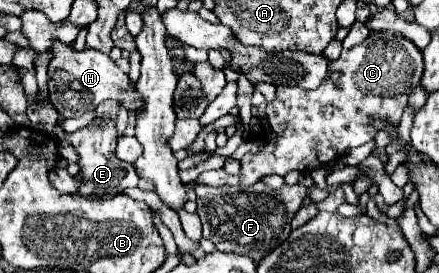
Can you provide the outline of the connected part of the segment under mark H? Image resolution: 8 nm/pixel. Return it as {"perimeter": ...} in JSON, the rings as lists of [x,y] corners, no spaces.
{"perimeter":[[[53,42],[49,52],[53,54],[47,66],[49,98],[51,104],[61,112],[61,120],[81,116],[87,110],[97,108],[97,104],[107,98],[121,102],[129,112],[135,112],[141,106],[141,96],[129,84],[129,76],[117,68],[117,64],[111,60],[109,54],[91,48],[75,50],[75,46],[65,46],[63,42]]]}

